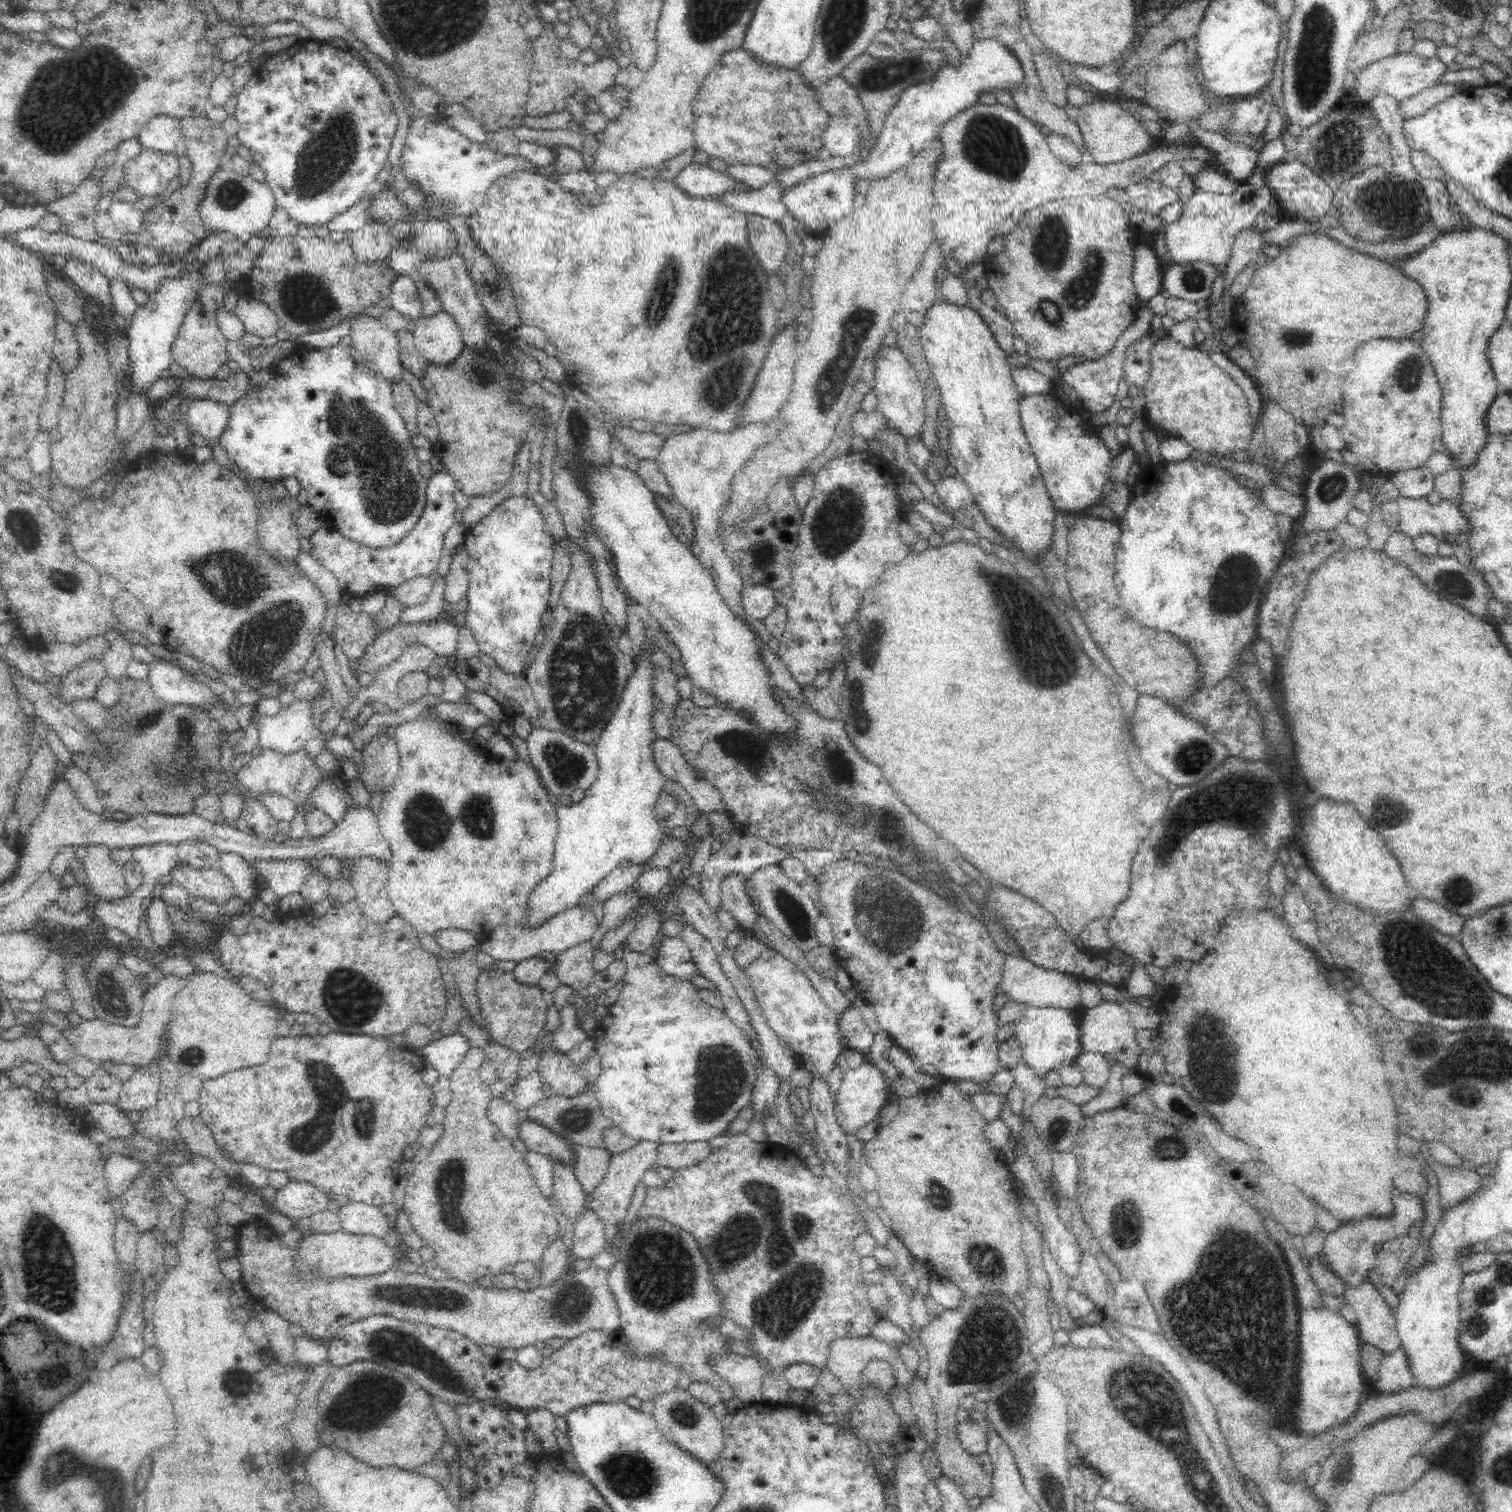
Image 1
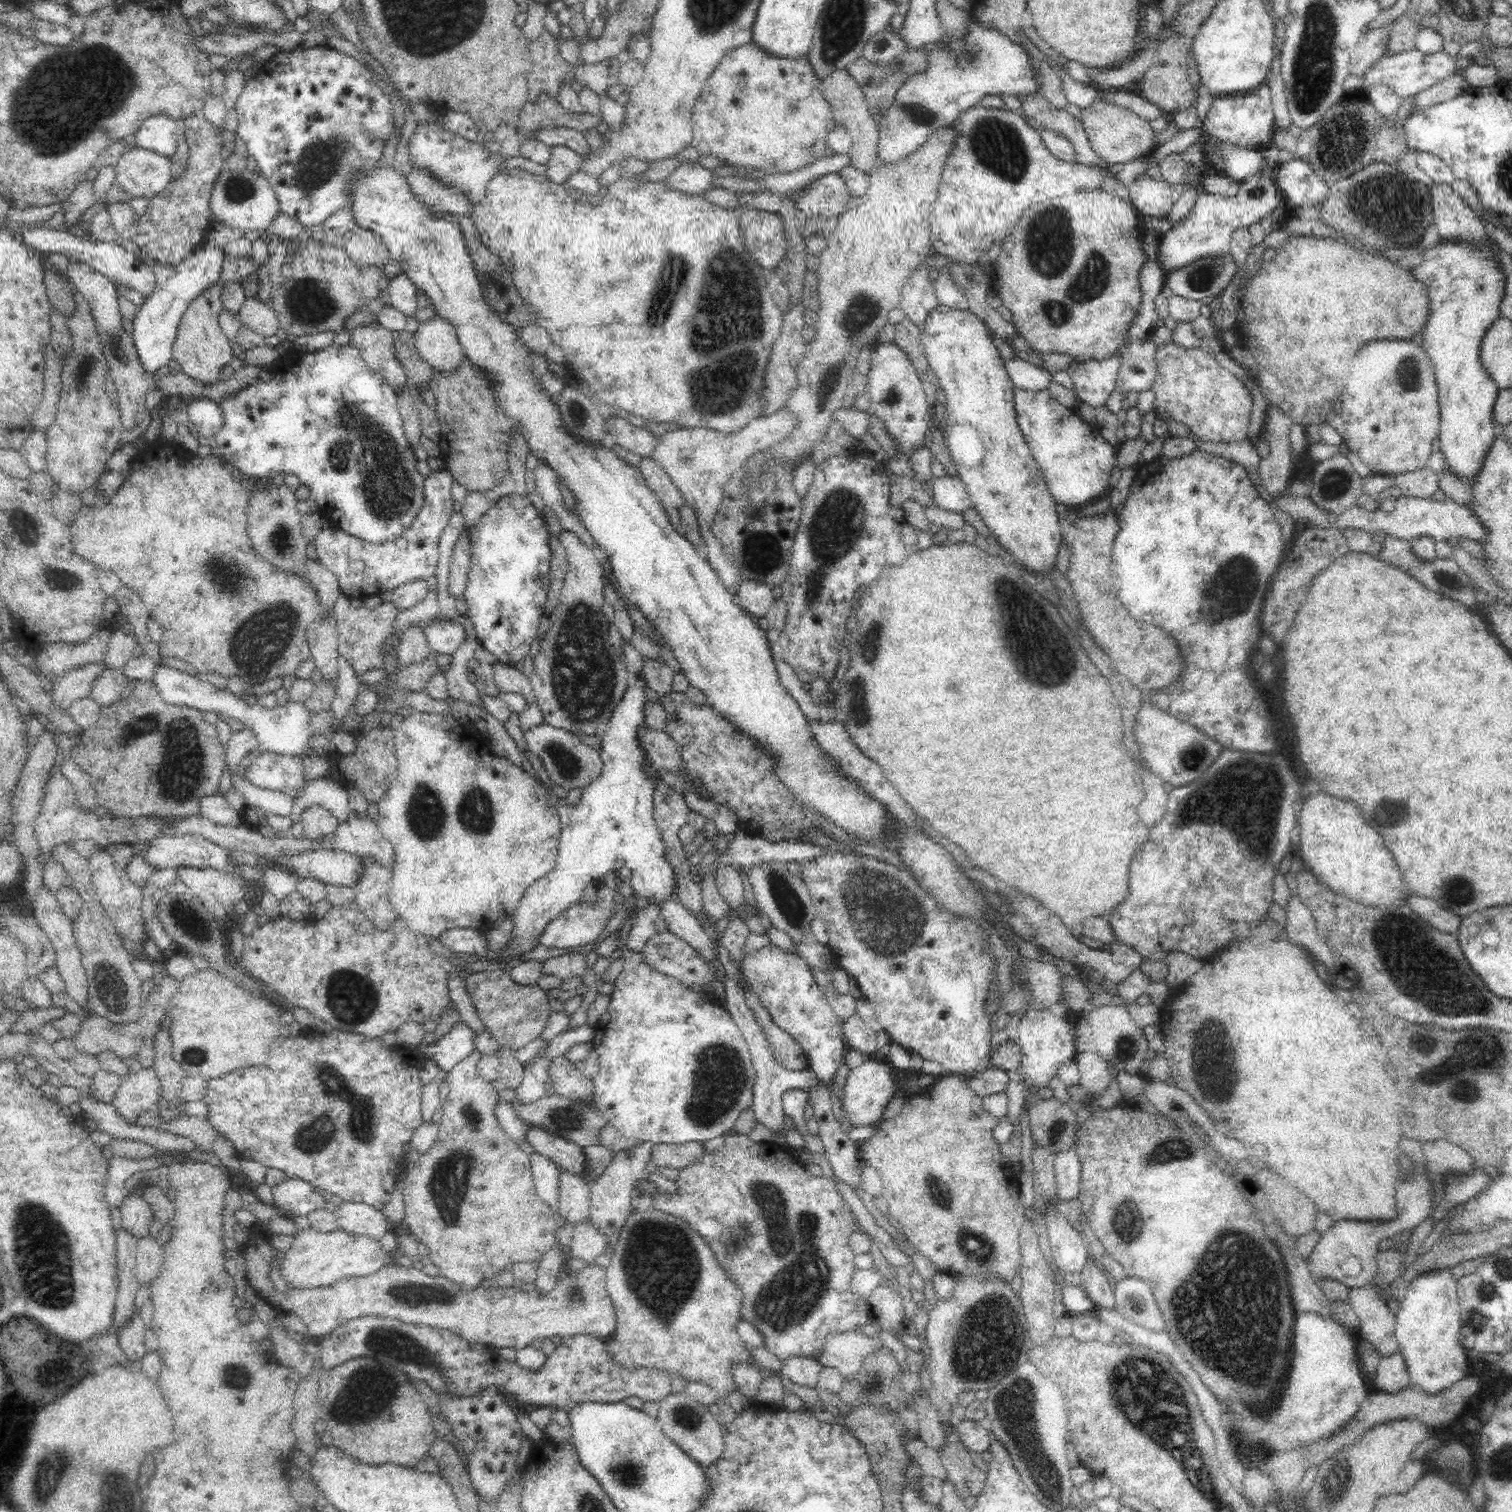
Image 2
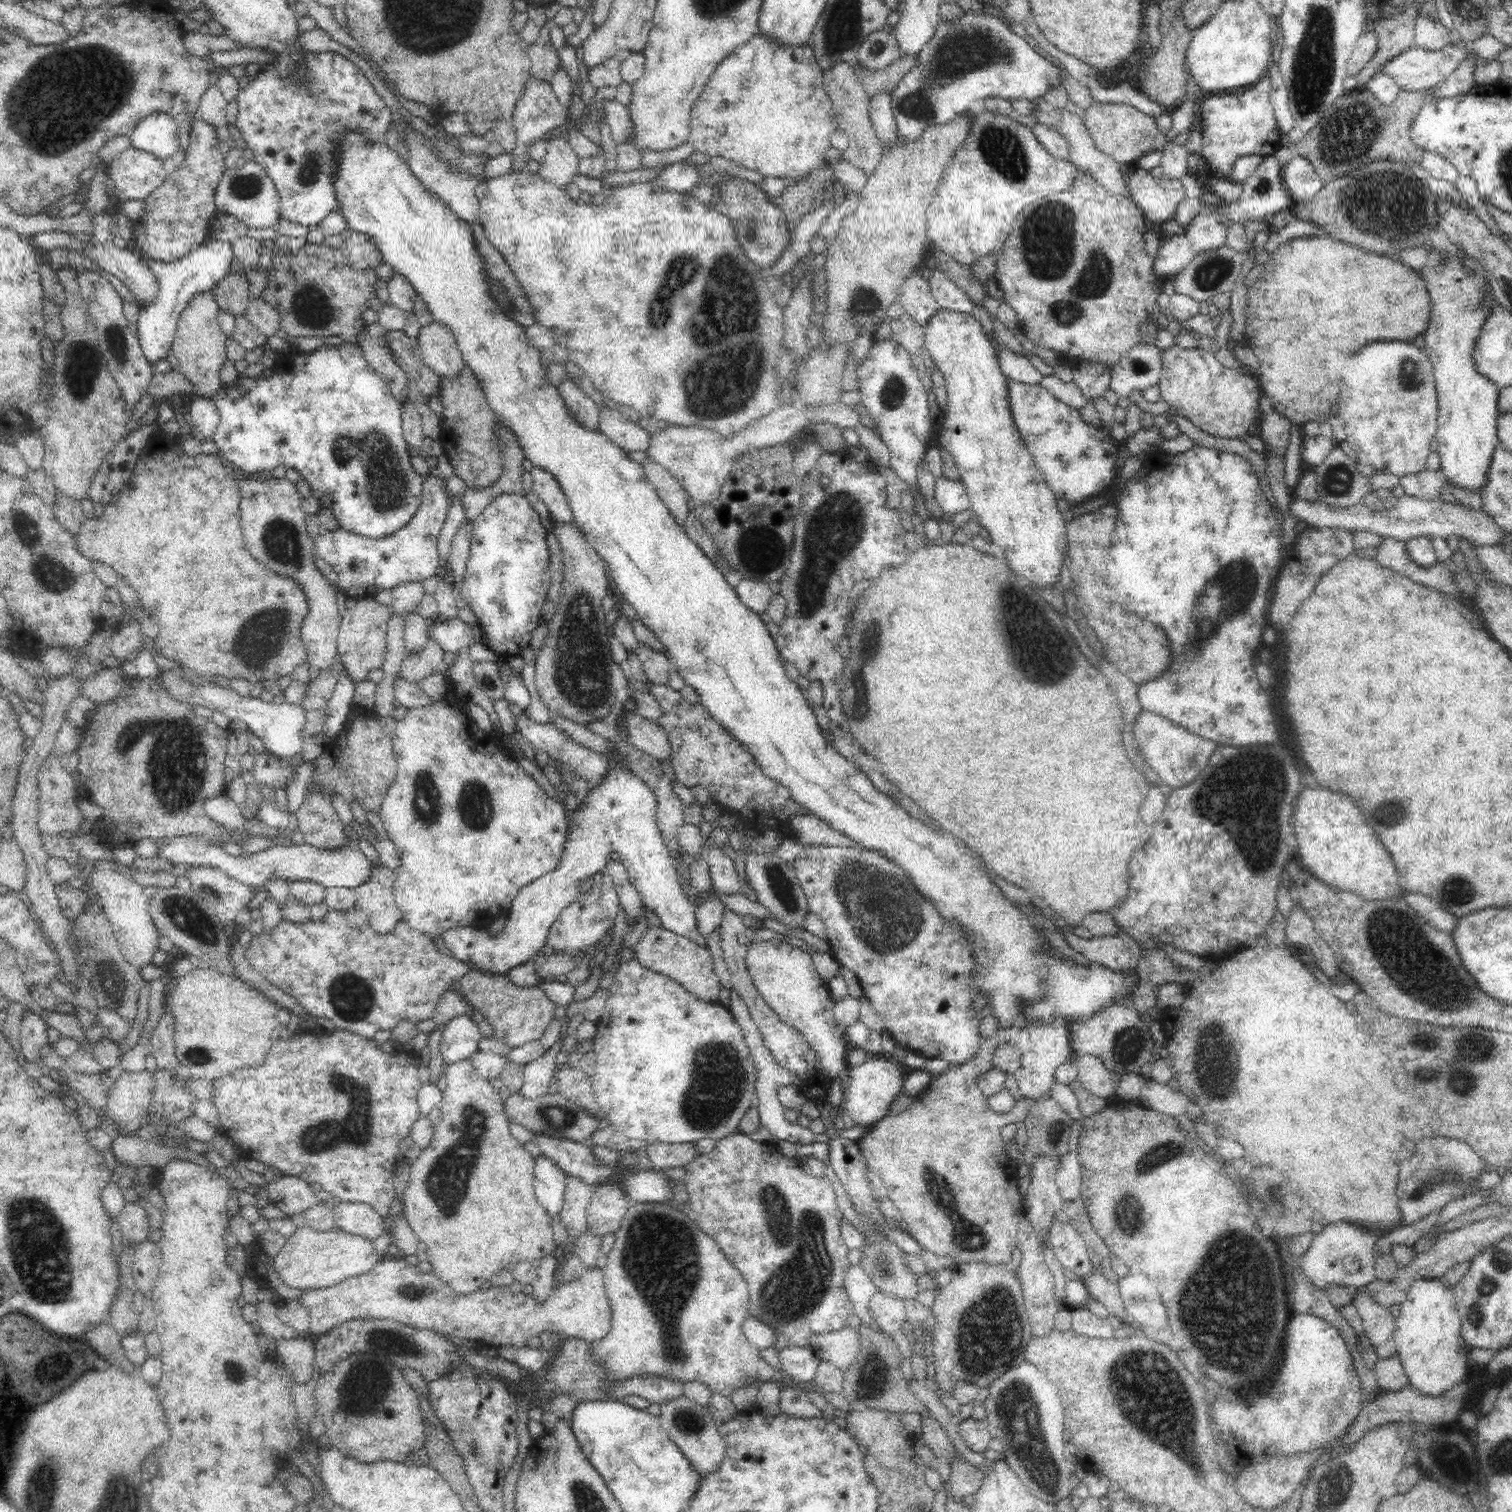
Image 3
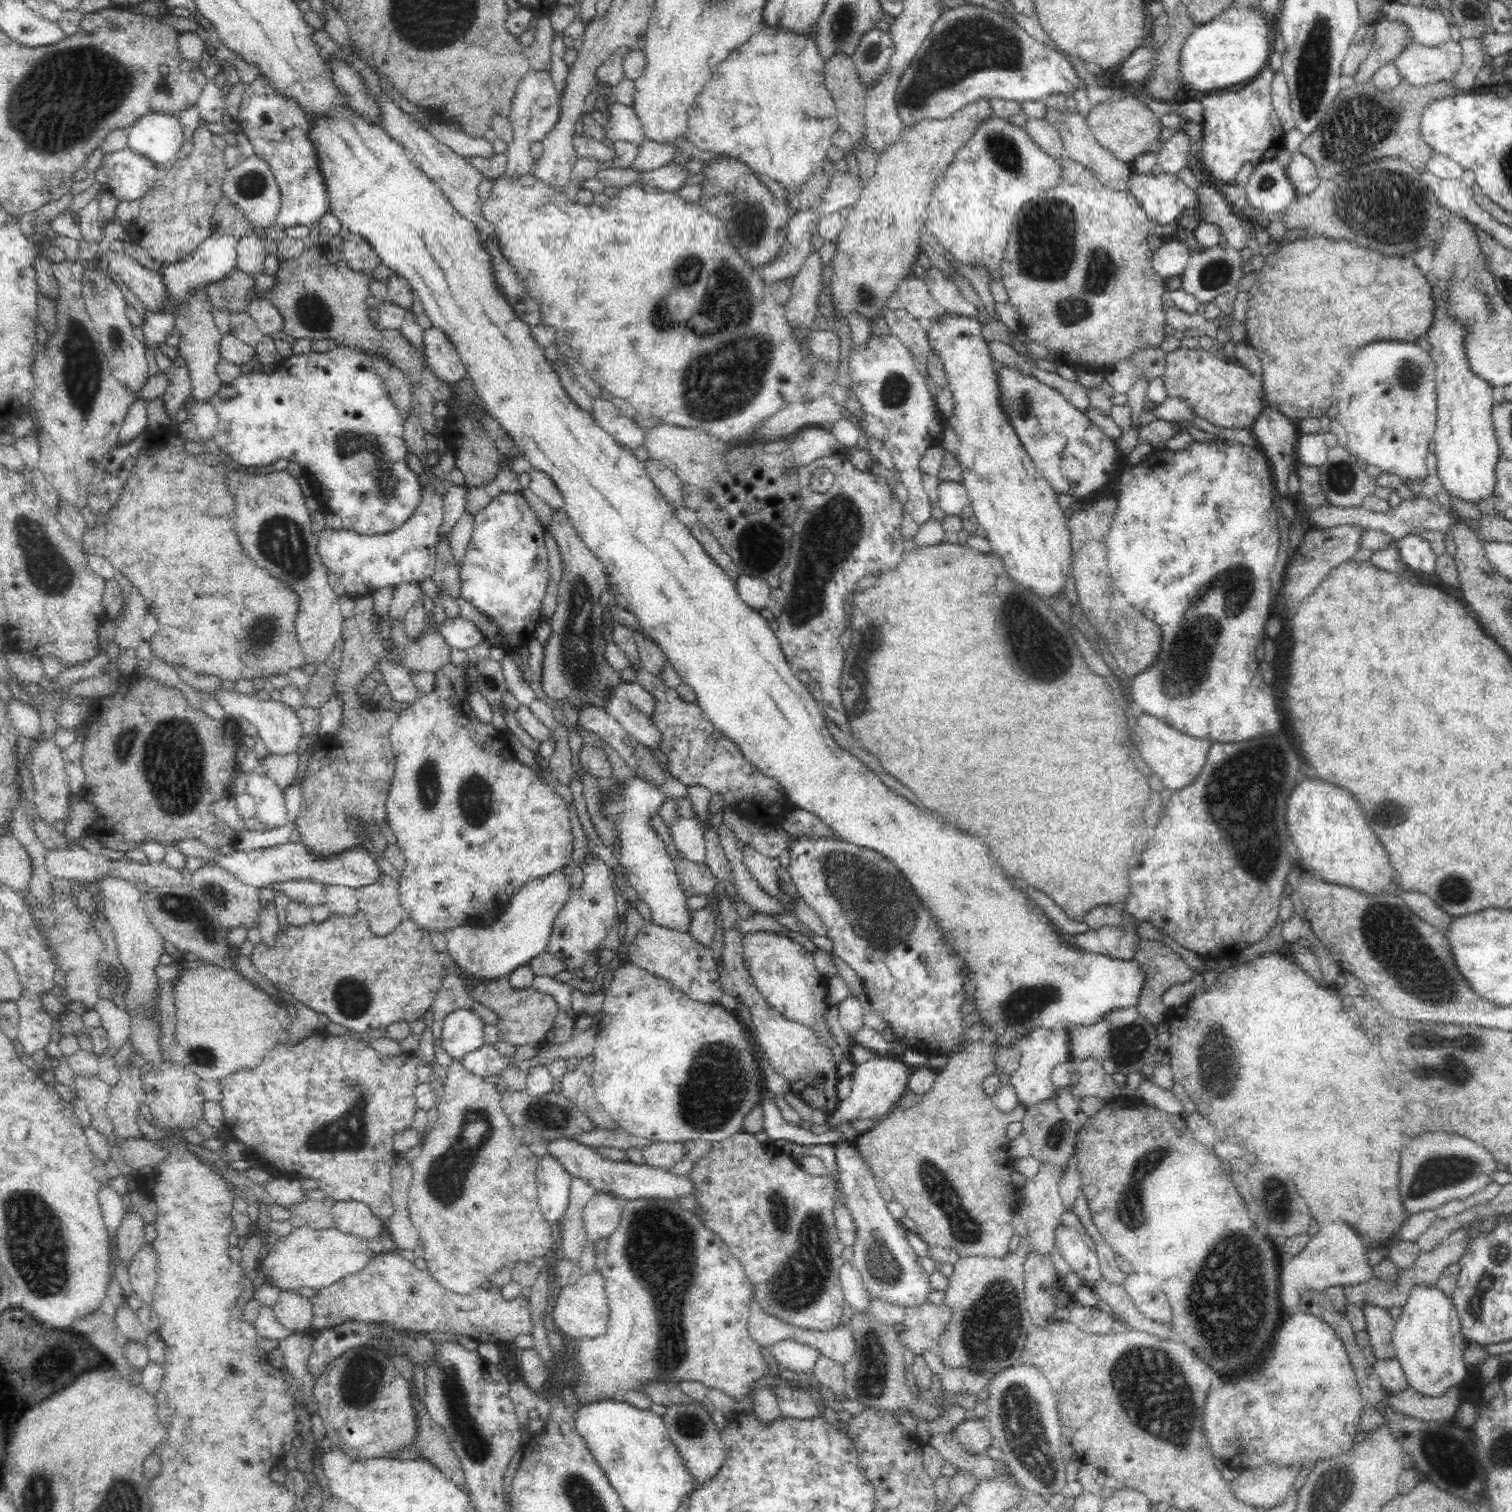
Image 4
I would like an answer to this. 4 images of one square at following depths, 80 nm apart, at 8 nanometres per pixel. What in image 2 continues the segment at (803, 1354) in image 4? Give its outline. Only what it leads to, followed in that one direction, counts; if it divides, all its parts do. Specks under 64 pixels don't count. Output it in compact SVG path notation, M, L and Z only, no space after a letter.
M809 1356L788 1357L782 1364L781 1374L801 1387L817 1389L823 1366L819 1360Z

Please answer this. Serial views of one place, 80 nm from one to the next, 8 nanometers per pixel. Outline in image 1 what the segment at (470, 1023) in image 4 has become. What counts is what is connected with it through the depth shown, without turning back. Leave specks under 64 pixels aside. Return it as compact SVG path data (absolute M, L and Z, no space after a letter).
M455 1033L433 1040L422 1047L419 1054L424 1057L426 1064L430 1063L438 1071L441 1084L447 1085L455 1068L462 1063L468 1048L466 1037Z

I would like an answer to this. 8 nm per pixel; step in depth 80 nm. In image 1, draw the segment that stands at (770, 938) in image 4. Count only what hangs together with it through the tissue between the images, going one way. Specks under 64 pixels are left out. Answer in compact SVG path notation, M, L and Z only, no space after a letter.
M766 948L745 970L745 975L754 989L768 1026L786 1043L792 1055L809 1056L817 1073L826 1077L843 1050L838 1030L839 1015L828 1008L812 988L808 977L772 948Z

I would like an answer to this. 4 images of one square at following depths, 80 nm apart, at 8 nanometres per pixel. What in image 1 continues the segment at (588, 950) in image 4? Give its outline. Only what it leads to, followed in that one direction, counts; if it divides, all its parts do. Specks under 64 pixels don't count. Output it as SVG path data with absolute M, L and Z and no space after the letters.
M578 905L575 908L560 912L548 918L544 923L532 927L502 925L492 931L488 940L480 943L480 951L490 954L498 961L520 962L540 954L560 955L576 944L586 942L596 932L598 922L591 910L585 910Z

